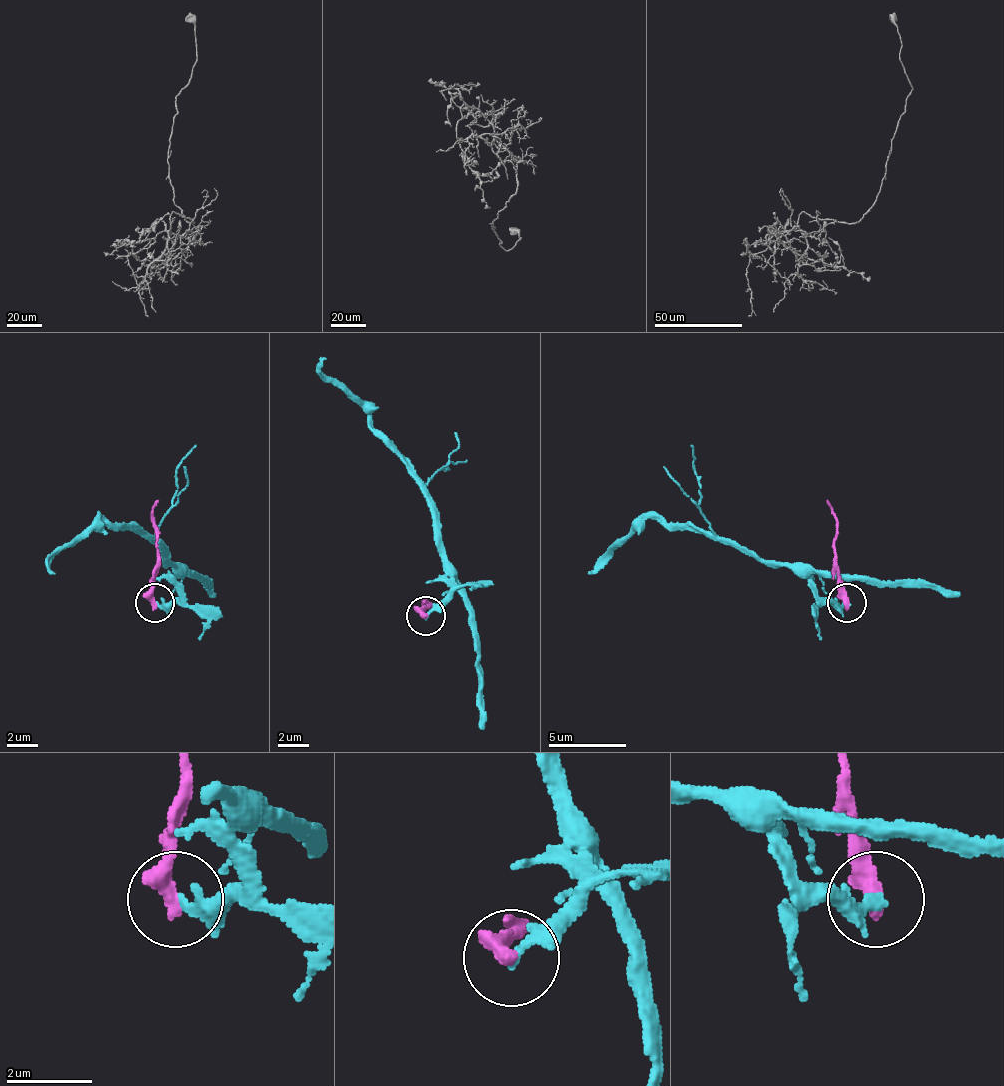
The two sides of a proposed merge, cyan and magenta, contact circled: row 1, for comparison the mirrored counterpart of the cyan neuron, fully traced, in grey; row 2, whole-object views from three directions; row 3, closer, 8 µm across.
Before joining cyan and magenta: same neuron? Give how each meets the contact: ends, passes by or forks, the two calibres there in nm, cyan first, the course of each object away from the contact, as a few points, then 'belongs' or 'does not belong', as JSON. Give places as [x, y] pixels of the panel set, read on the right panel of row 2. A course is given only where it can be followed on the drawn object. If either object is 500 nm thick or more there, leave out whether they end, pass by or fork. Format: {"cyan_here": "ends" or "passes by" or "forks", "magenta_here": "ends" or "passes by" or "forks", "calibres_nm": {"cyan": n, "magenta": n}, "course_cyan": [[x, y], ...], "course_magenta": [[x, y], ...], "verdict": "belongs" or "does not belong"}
{"cyan_here": "ends", "magenta_here": "ends", "calibres_nm": {"cyan": 220, "magenta": 440}, "course_cyan": [[848, 602], [832, 598], [793, 571], [754, 559], [699, 532], [668, 528], [649, 516], [606, 559], [587, 571]], "course_magenta": [[848, 602], [828, 501]], "verdict": "does not belong"}

